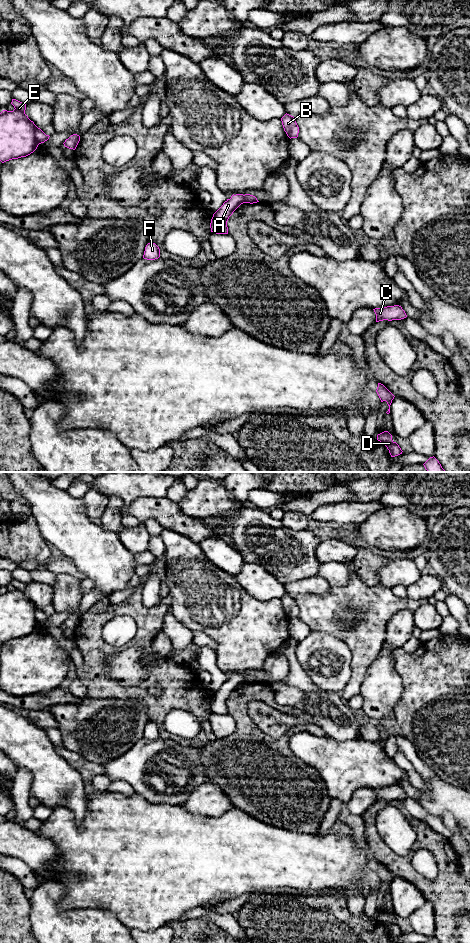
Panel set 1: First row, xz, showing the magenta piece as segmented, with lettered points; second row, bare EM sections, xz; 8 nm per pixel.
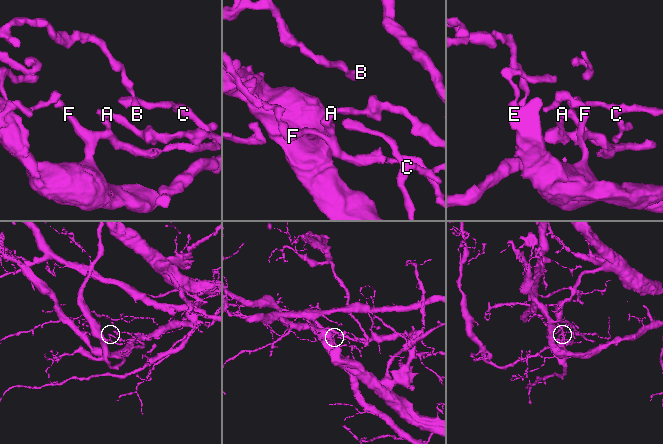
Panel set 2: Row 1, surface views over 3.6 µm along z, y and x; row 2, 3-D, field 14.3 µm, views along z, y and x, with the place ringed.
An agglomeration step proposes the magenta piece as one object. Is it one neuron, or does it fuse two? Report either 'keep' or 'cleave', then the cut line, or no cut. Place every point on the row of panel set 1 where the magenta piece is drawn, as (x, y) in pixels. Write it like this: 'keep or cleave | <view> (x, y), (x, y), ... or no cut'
cleave | xz (242, 195), (244, 202)

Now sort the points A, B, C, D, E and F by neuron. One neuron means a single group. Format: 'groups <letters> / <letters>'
groups A B E F / C D

